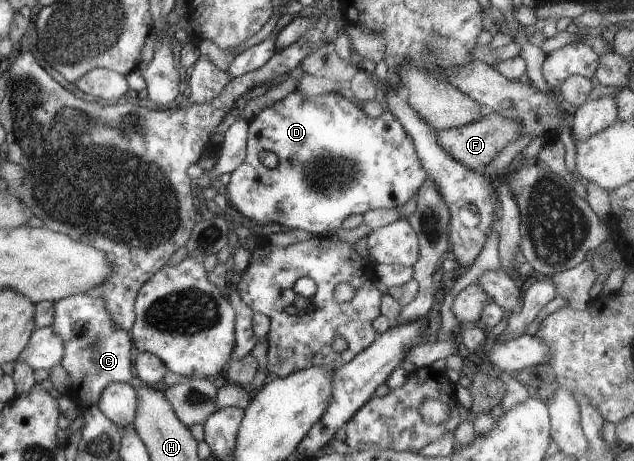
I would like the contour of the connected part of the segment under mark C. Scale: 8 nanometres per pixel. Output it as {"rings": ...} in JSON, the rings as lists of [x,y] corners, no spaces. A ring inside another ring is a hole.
{"rings":[[[74,294],[52,303],[52,329],[62,338],[63,356],[60,365],[70,377],[70,385],[62,395],[69,397],[80,409],[94,405],[100,392],[110,382],[127,382],[133,377],[134,354],[129,332],[115,326],[104,309],[104,299]]]}

